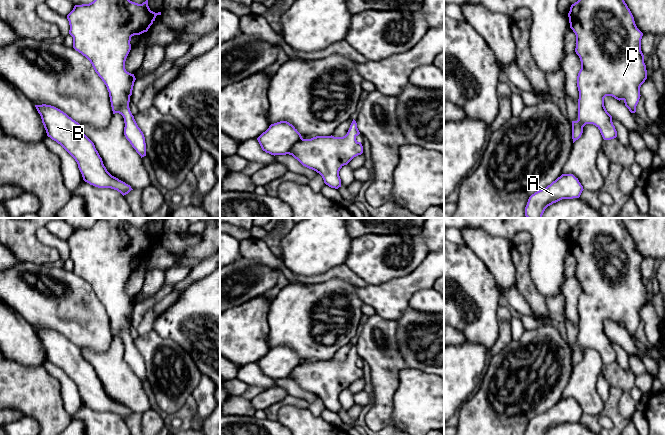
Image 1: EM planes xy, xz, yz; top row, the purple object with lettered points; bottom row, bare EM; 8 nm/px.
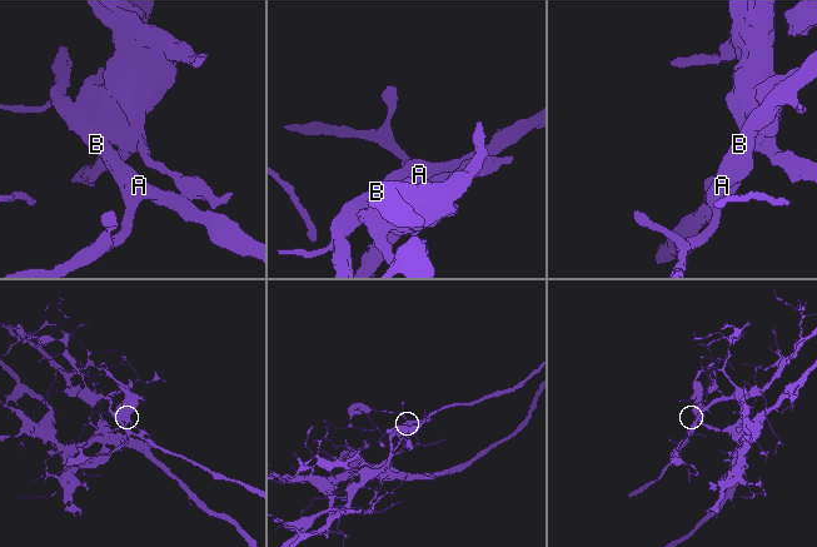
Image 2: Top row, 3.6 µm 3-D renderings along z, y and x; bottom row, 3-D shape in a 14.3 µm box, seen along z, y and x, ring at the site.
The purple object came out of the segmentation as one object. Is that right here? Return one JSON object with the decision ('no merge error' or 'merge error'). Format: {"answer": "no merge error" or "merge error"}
{"answer": "merge error"}

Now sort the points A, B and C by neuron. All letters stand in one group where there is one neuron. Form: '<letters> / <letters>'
A B / C

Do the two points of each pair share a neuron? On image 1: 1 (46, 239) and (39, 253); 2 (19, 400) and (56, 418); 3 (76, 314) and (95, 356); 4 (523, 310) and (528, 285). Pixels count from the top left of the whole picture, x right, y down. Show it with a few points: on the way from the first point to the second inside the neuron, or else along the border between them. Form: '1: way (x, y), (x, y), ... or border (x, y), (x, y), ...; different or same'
1: border (38, 228), (36, 238), (53, 247), (60, 257); different
2: way (28, 400), (38, 400), (47, 409); same
3: border (113, 339), (111, 344), (101, 351), (81, 349); different
4: border (514, 286), (538, 320); different

